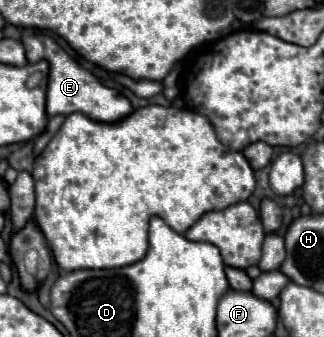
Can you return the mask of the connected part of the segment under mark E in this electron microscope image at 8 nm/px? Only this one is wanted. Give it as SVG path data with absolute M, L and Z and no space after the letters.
M32 29L22 31L22 43L26 47L26 59L28 63L38 63L38 61L48 61L50 63L50 75L48 75L48 95L46 95L46 113L52 115L70 115L70 113L84 113L90 119L104 121L104 123L114 123L116 119L122 119L132 111L130 101L120 95L114 89L104 87L90 71L82 69L54 39L46 35L32 35Z

